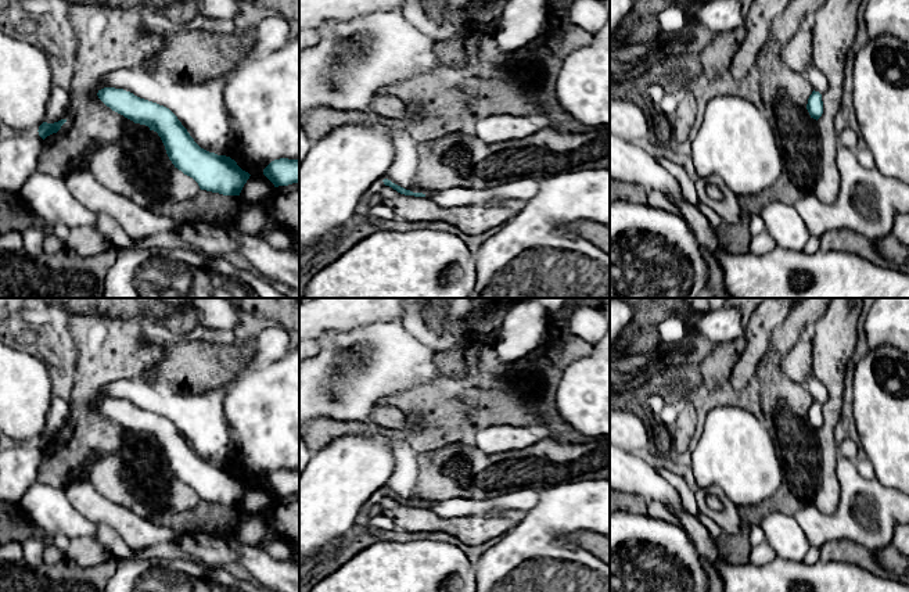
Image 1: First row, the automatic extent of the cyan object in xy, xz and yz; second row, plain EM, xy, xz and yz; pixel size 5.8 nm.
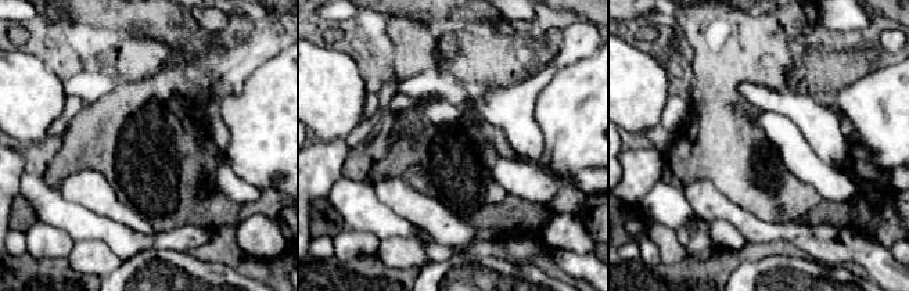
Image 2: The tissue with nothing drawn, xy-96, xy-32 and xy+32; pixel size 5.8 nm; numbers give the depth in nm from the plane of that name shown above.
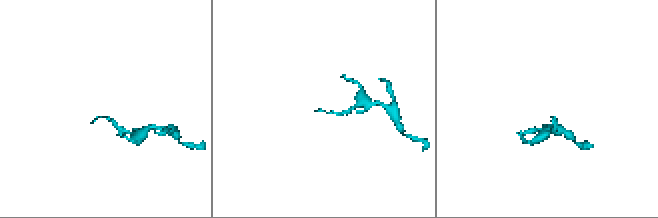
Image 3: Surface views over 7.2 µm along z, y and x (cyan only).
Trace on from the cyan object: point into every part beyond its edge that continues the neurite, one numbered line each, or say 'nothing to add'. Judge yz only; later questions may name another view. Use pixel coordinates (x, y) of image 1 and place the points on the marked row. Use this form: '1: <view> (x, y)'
nothing to add

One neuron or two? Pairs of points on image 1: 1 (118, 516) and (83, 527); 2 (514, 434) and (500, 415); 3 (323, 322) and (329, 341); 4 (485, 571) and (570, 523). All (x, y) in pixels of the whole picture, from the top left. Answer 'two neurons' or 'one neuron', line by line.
1: two neurons
2: two neurons
3: two neurons
4: one neuron

